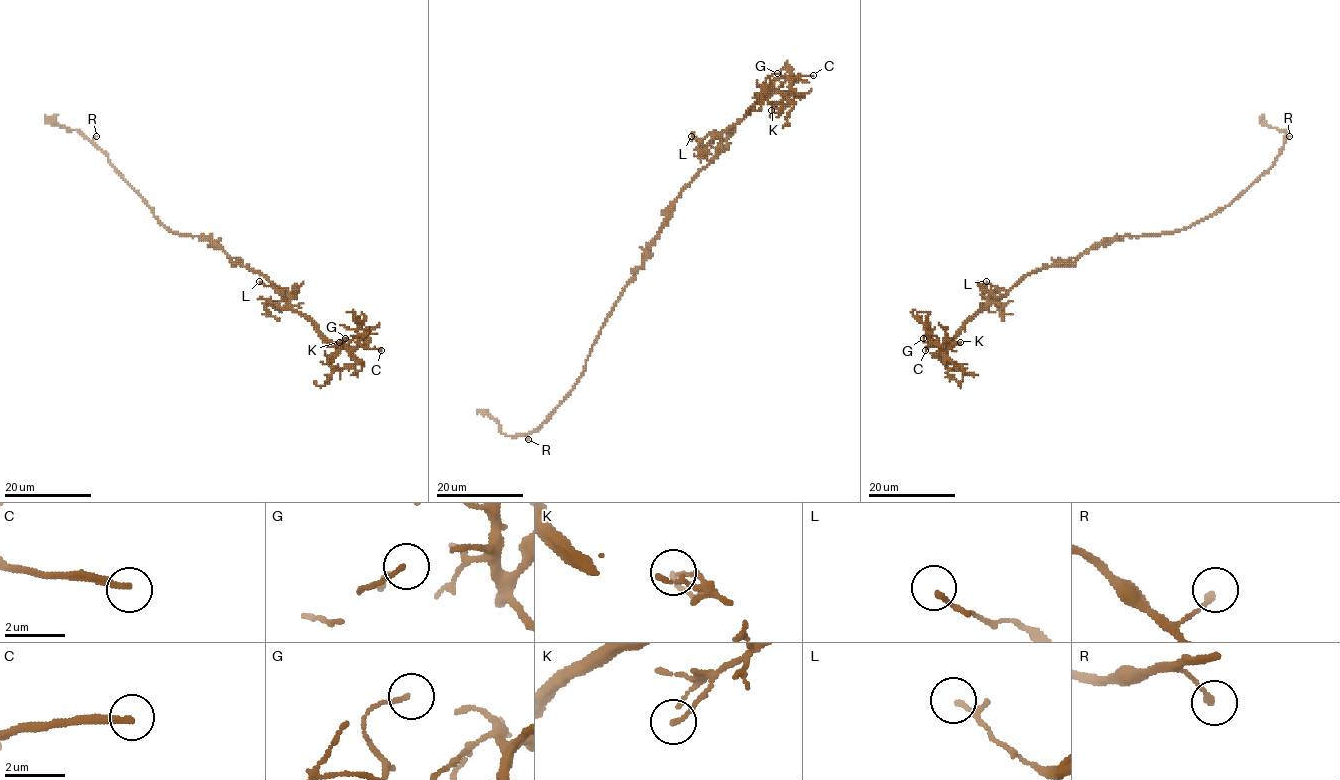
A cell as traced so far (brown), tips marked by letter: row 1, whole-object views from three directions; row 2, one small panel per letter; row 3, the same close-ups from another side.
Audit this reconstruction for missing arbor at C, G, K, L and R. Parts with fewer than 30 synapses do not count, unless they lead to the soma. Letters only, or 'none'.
C

